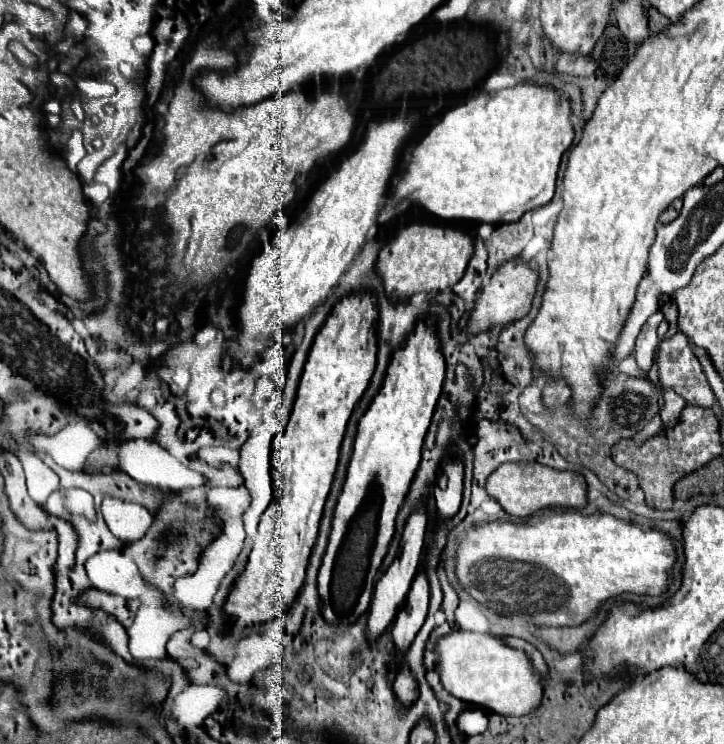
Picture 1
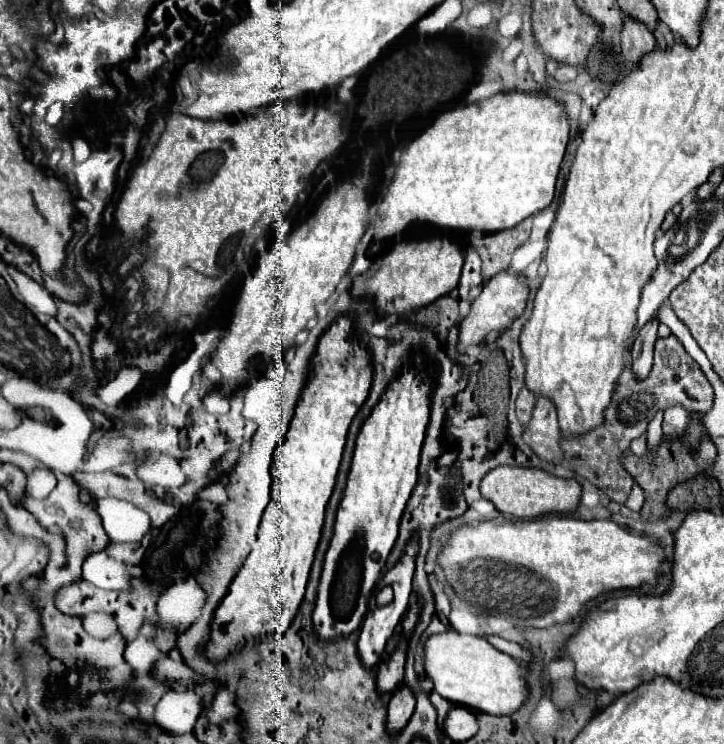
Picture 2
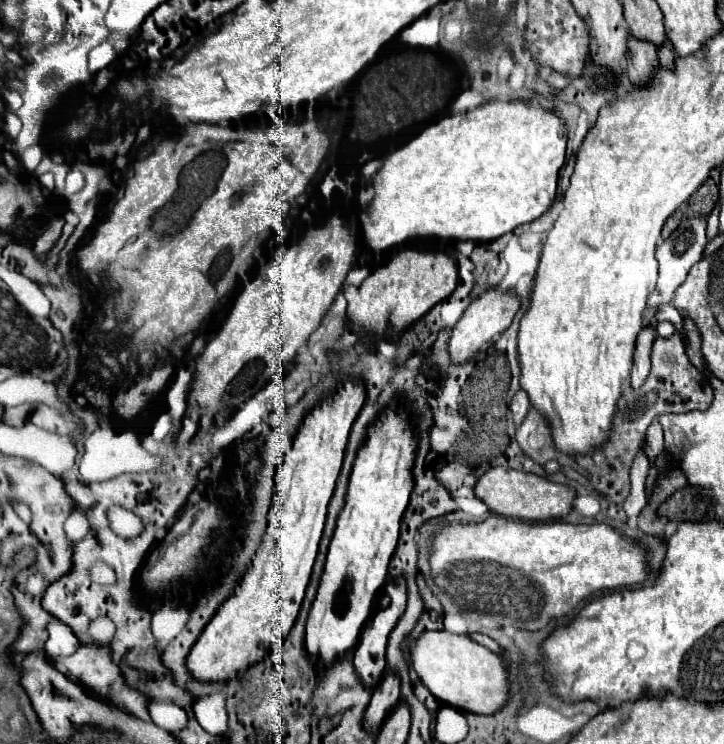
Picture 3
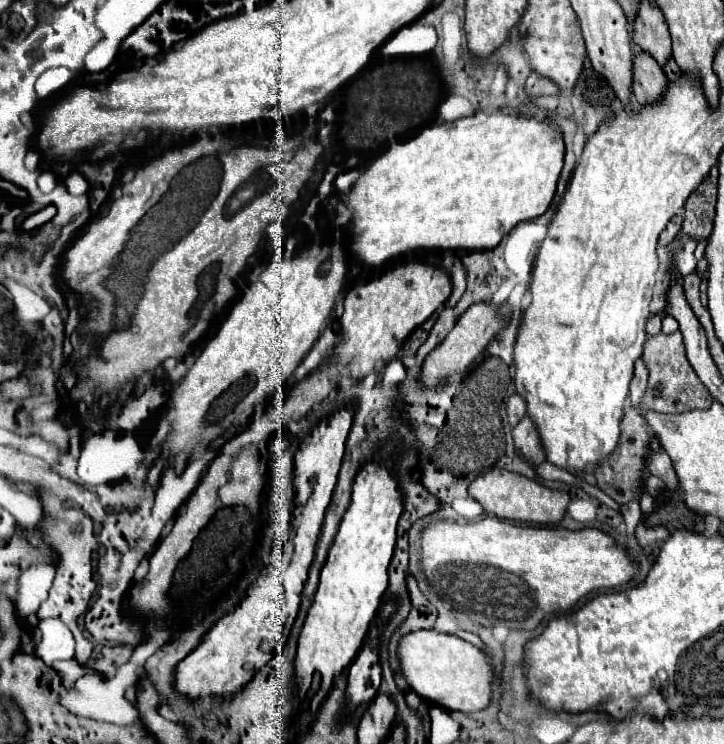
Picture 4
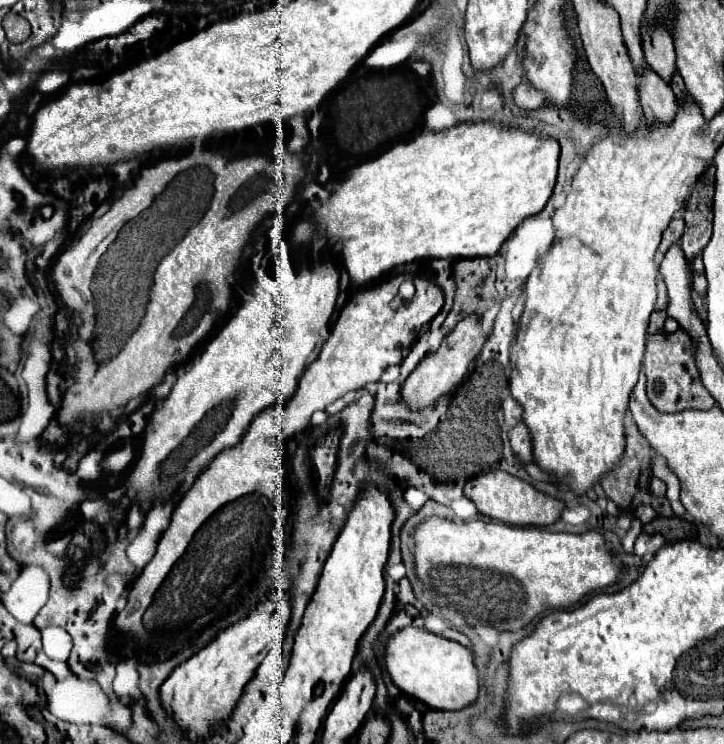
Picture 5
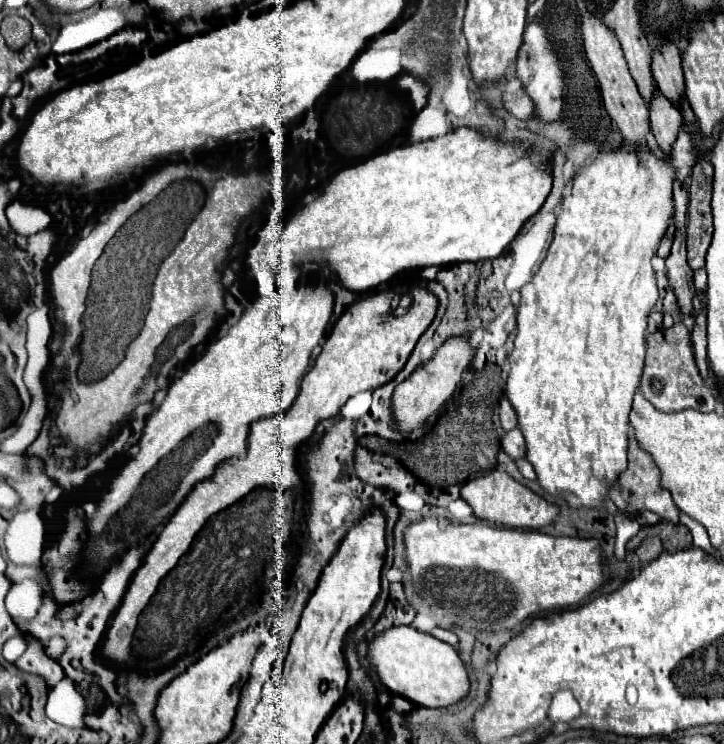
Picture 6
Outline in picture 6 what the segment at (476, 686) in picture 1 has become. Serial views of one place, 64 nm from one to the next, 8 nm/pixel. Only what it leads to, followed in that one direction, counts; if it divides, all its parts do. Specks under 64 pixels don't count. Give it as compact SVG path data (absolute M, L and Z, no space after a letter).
M396 626L382 632L370 646L370 662L382 682L398 696L426 708L448 708L470 692L470 678L458 650L412 626Z

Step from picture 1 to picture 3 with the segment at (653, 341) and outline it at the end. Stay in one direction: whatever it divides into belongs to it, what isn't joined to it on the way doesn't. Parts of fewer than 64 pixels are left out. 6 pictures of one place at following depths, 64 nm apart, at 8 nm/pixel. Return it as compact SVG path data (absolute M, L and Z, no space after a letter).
M646 326L646 328L642 328L642 332L636 340L630 375L630 383L635 390L644 384L644 380L650 374L650 350L652 350L654 338L656 338L654 326Z

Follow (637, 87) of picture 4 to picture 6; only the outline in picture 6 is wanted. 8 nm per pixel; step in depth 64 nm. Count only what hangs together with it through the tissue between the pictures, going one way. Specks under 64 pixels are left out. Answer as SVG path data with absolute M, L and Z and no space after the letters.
M656 88L656 96L648 102L650 108L650 128L656 136L656 142L660 148L670 148L676 140L676 132L680 130L682 114L672 104L672 100L664 98L664 94Z

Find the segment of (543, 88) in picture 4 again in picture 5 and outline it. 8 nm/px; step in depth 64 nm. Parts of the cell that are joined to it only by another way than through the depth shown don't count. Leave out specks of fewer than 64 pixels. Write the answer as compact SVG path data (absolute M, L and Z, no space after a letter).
M524 78L522 80L522 84L516 88L516 92L514 92L514 100L516 100L516 104L520 106L520 108L524 108L524 110L536 110L538 106L542 106L544 102L546 102L546 94L540 90L540 88L536 88L528 78Z

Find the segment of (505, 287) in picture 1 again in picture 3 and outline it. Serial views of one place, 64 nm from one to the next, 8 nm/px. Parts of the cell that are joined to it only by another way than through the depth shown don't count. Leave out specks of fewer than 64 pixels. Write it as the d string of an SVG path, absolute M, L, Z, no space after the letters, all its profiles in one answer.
M492 286L478 298L470 302L466 312L462 314L460 322L454 326L450 336L450 356L454 364L462 364L470 360L476 352L488 346L500 332L504 332L510 324L514 314L520 310L520 296L514 290L500 290L500 286Z

